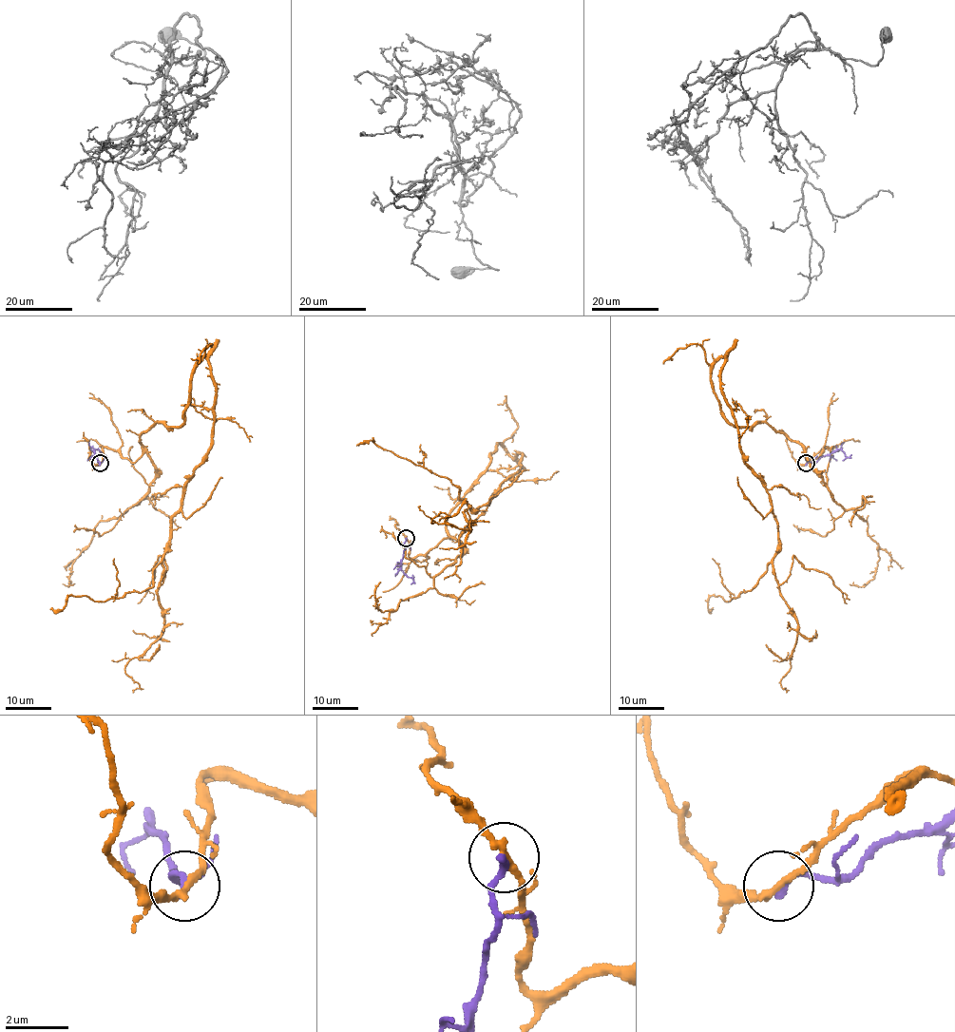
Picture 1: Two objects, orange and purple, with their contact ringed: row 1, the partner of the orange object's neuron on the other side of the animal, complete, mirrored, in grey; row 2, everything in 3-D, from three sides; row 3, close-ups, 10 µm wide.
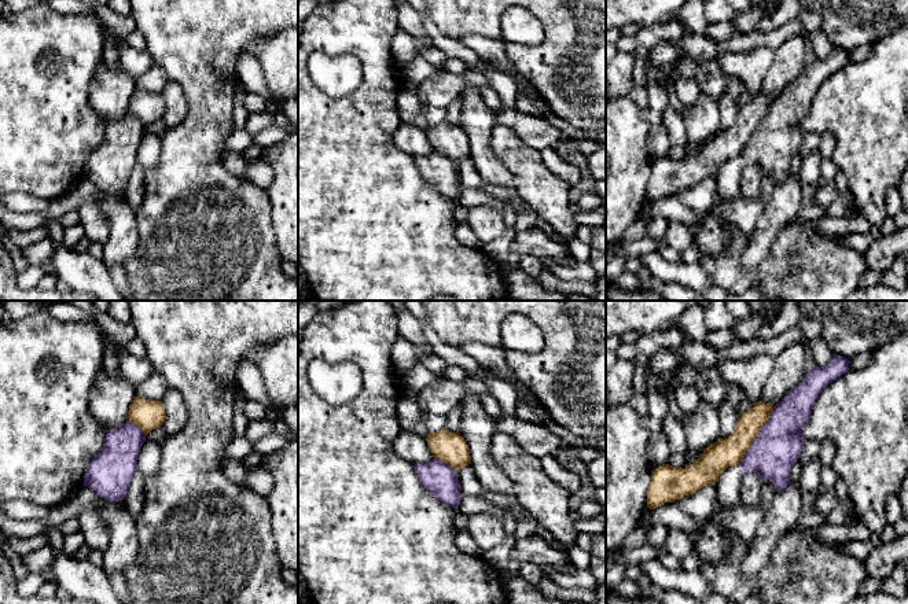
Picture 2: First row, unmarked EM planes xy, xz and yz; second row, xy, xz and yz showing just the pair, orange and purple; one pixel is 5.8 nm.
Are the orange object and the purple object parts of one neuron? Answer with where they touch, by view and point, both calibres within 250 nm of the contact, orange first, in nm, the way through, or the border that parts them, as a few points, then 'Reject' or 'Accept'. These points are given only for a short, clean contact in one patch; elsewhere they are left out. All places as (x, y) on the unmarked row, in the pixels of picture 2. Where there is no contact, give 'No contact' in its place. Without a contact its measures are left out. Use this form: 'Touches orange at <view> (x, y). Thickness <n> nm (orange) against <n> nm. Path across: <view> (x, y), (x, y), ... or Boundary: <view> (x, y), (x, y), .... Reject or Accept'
Touches orange at yz (756, 126). Thickness 170 nm (orange) against 280 nm. Reject

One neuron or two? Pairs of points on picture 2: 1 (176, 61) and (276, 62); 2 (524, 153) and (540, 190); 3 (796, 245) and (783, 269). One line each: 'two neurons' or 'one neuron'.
1: two neurons
2: one neuron
3: one neuron

